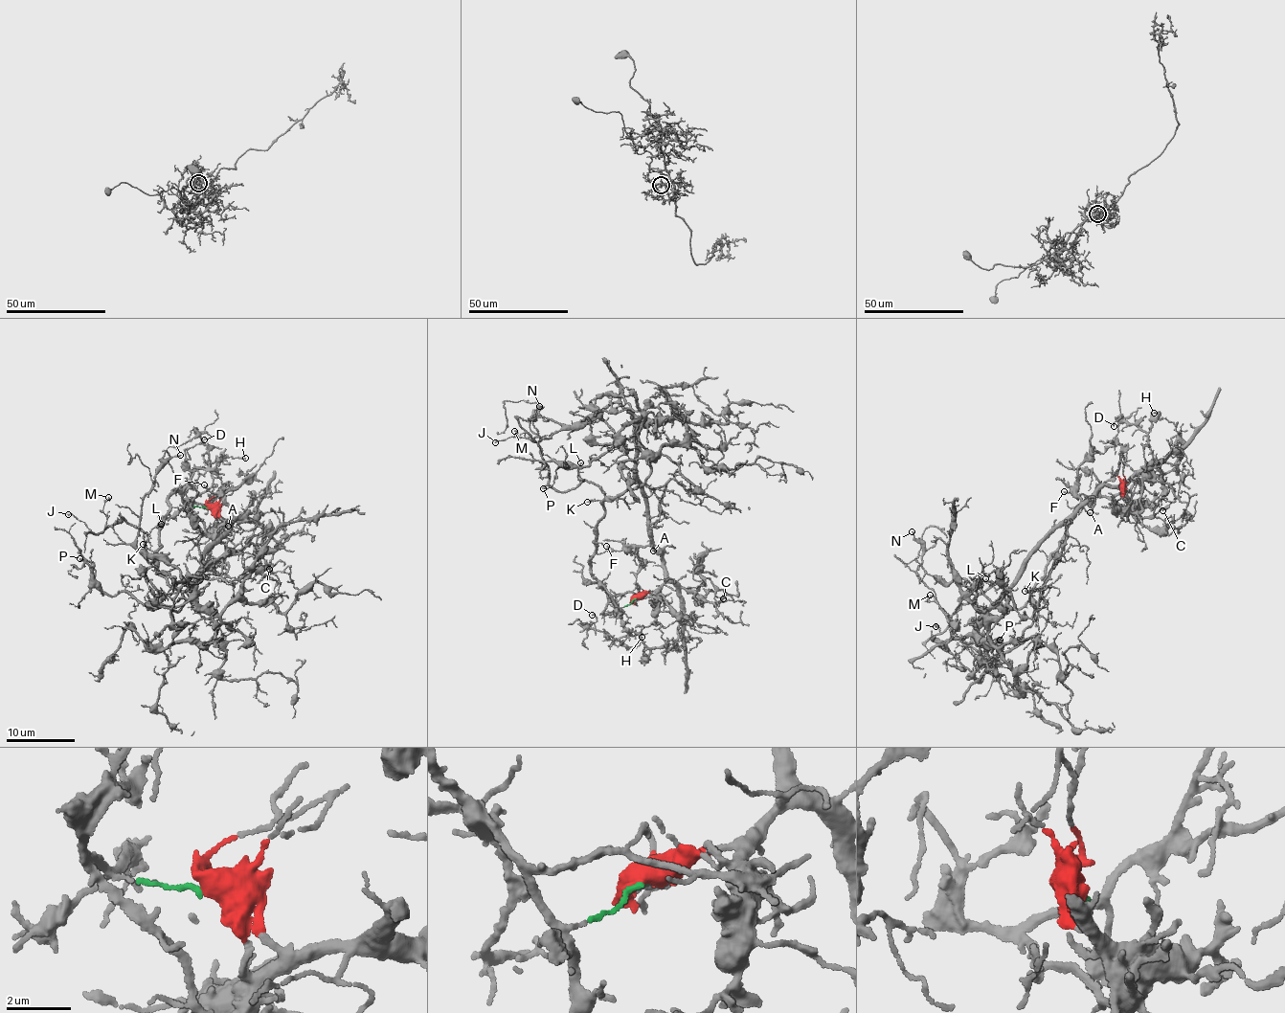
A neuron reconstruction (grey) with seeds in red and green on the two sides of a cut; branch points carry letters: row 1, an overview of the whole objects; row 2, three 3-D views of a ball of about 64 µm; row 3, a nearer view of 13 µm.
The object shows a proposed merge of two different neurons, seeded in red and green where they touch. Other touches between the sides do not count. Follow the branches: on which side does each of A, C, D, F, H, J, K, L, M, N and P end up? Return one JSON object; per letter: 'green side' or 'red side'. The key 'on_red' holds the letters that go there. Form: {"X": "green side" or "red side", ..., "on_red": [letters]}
{"A": "red side", "C": "red side", "D": "green side", "F": "red side", "H": "green side", "J": "green side", "K": "green side", "L": "green side", "M": "green side", "N": "red side", "P": "red side", "on_red": ["A", "C", "F", "N", "P"]}

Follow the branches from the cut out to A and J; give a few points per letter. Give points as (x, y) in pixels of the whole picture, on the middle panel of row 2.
A: (636, 598), (657, 589), (665, 580), (665, 567), (660, 555), (651, 547), (653, 551)
J: (636, 598), (619, 607), (594, 576), (600, 489), (553, 488), (529, 434), (495, 442)

